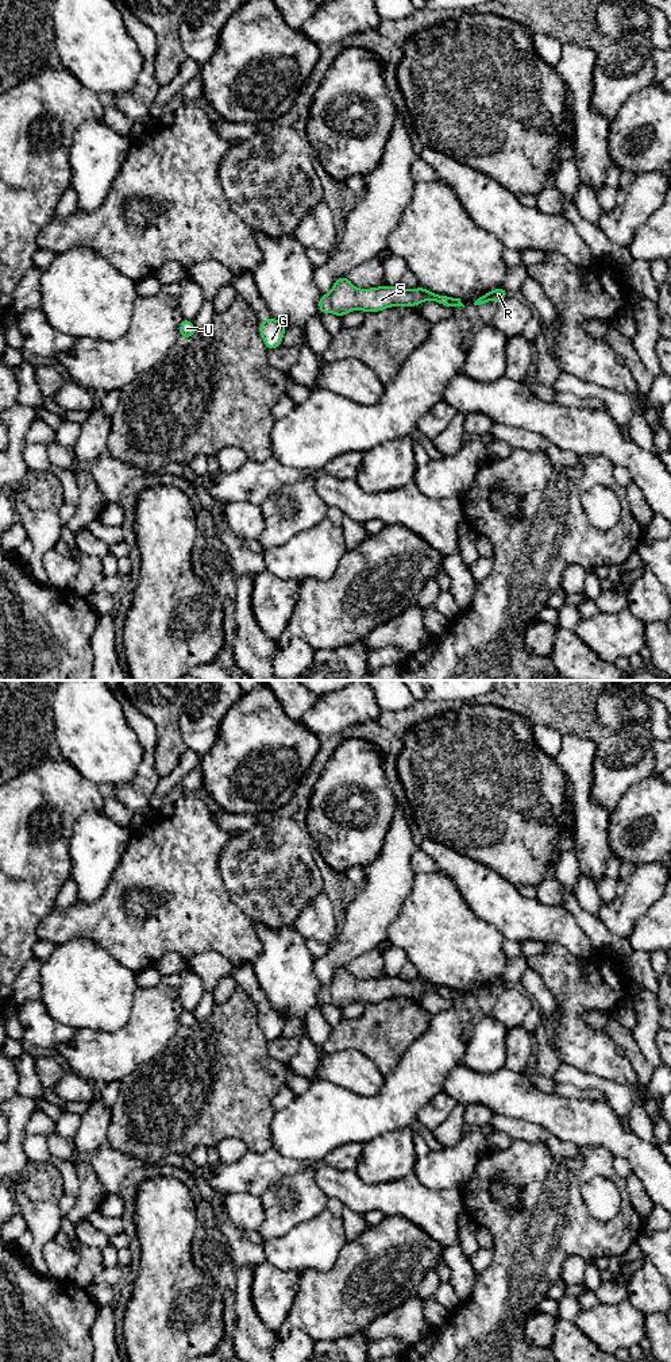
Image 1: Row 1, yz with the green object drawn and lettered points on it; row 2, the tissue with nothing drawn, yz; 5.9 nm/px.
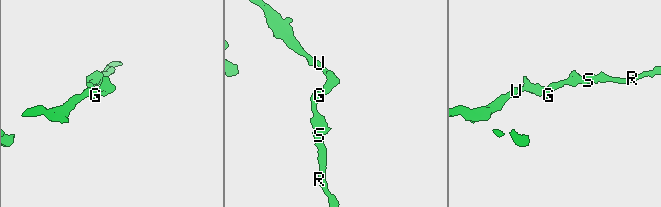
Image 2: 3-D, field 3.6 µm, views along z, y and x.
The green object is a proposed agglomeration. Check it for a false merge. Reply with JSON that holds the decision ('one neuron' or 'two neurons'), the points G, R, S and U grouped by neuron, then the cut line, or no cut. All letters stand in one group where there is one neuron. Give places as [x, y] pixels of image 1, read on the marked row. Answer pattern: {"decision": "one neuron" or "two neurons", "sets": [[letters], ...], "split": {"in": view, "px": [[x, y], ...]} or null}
{"decision": "one neuron", "sets": [["G", "R", "S", "U"]], "split": null}

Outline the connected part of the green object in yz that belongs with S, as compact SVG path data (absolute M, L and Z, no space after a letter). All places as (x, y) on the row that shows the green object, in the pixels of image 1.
M339 277L332 290L319 298L320 313L333 313L343 317L351 310L366 313L379 312L390 306L416 306L424 301L436 301L444 306L463 306L460 298L435 294L425 288L404 289L398 286L379 286L370 289L355 288L347 277Z

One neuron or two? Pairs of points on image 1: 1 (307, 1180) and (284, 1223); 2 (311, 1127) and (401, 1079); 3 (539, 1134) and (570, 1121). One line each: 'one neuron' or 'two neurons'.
1: one neuron
2: one neuron
3: two neurons

